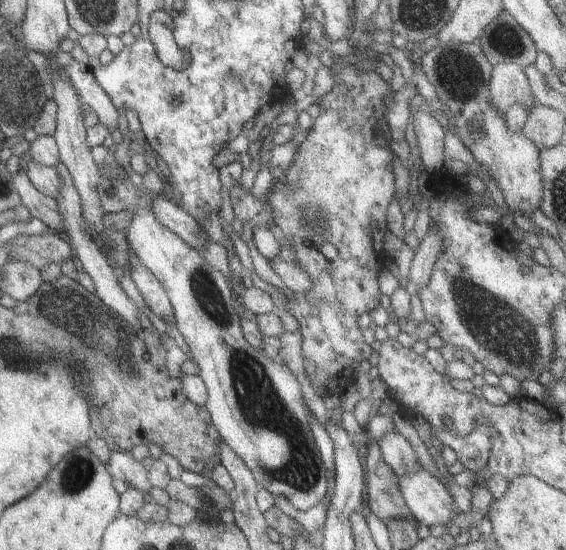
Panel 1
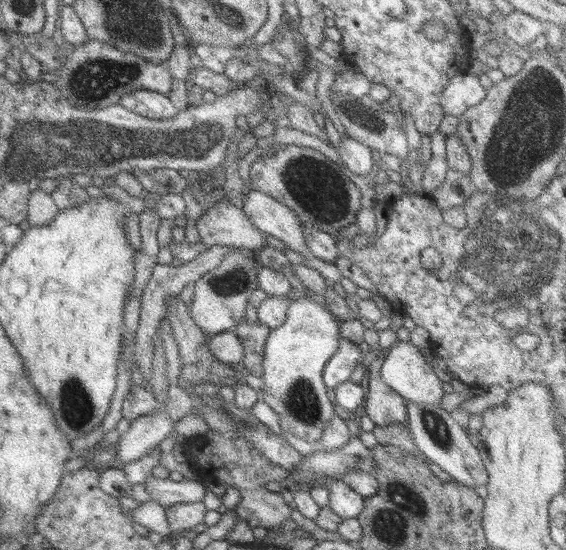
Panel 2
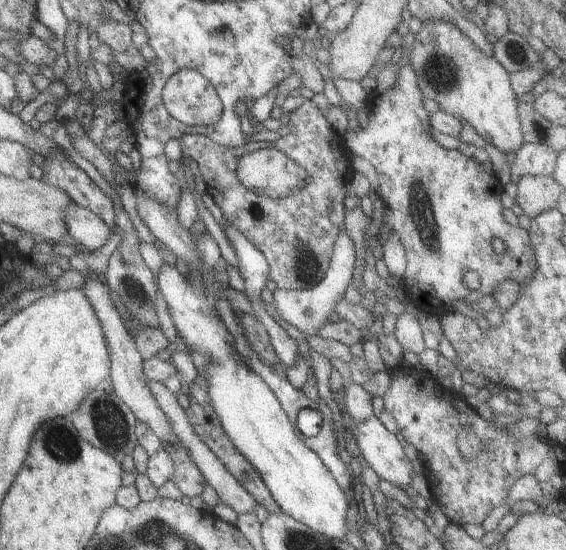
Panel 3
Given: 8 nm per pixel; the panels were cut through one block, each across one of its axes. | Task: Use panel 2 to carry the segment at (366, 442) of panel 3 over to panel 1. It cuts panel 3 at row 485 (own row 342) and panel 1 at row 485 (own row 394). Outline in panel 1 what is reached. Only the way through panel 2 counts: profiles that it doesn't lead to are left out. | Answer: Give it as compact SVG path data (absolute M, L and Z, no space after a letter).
M422 465L409 475L397 476L397 479L403 499L419 524L446 527L459 512L450 492Z

